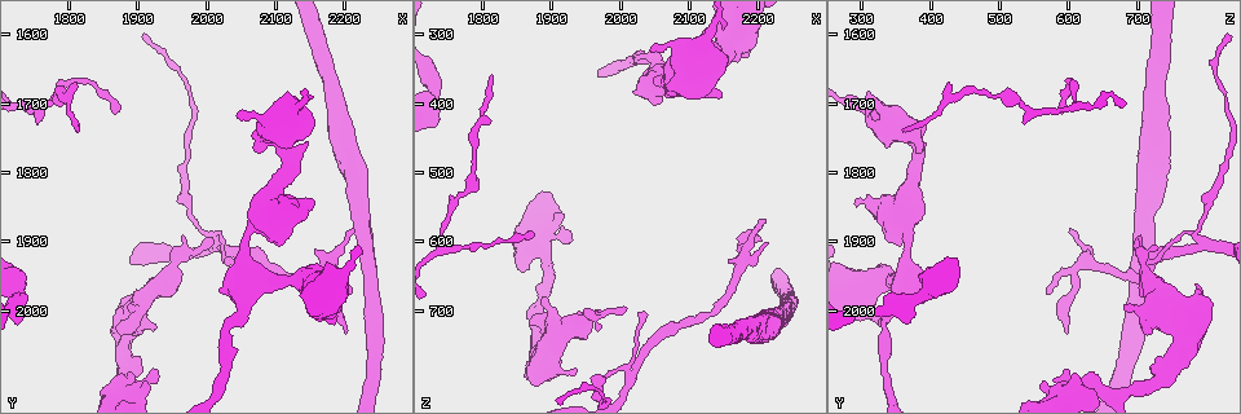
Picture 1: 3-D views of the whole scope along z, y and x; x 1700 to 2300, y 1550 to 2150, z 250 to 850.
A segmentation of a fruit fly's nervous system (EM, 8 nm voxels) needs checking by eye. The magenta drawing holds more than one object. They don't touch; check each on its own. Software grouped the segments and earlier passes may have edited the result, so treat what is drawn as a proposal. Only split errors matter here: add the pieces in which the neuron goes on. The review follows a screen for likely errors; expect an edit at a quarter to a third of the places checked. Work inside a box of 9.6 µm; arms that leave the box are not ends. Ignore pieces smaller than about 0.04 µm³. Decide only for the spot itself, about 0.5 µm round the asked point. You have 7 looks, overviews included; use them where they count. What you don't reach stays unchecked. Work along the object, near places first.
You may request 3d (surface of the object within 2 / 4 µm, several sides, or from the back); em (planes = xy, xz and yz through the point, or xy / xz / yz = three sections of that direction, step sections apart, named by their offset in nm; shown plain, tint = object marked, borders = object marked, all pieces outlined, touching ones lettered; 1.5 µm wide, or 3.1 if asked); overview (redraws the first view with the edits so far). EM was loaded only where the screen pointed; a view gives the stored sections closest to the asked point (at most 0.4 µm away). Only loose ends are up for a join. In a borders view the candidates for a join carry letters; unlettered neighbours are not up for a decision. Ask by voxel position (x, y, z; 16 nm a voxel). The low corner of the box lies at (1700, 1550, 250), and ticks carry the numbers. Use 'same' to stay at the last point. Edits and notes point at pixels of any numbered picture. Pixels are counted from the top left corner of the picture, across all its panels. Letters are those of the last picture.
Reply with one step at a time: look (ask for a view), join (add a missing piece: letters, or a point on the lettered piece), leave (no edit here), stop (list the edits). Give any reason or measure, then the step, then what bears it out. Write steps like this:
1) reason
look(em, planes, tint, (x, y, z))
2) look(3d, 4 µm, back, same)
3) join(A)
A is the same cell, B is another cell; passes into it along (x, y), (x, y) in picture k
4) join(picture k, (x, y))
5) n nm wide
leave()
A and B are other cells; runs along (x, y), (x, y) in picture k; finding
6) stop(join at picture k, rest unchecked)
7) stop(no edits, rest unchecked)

branch stops here
look(em, yz, step 8, borders, (1870, 1710, 600))

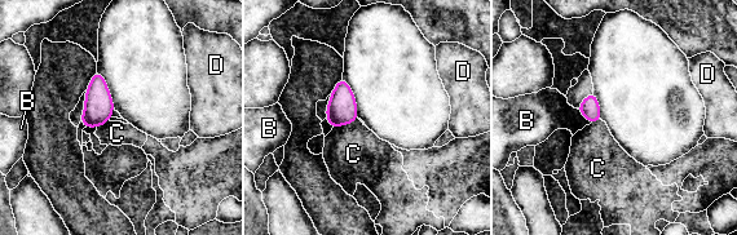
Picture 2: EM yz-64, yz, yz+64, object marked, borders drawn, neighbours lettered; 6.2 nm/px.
leave()
B, C and D are other cells; border along (357, 118), (348, 124), (332, 128) in picture 2; none of them fits

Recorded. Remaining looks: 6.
free end
look(3d, 2 µm, (2010, 1900, 695))

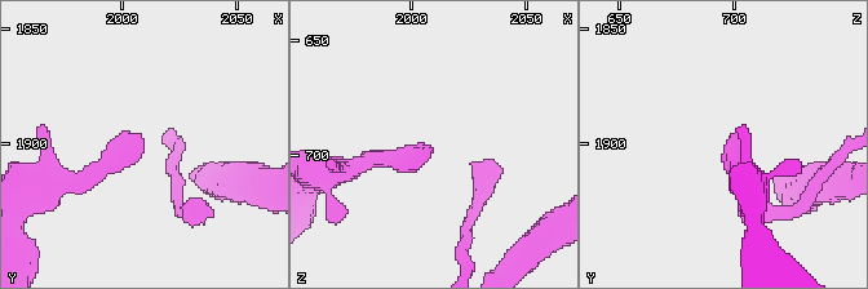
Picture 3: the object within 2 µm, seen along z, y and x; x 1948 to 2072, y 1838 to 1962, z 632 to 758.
look(em, yz, step 4, borders, (2008, 1896, 698))

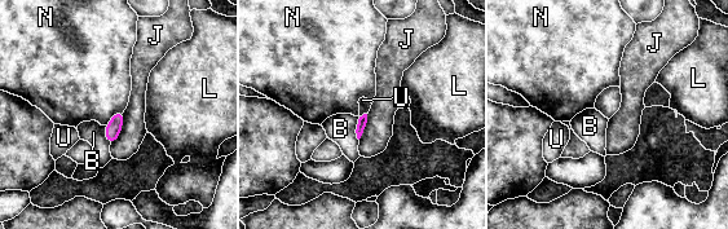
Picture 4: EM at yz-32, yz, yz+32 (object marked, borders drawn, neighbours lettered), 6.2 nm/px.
look(em, planes, borders, same)

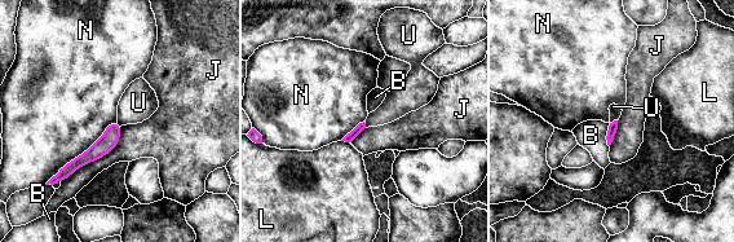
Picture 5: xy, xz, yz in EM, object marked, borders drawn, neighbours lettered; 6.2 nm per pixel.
leave()
B, J, L, N and U are other cells; no lettered piece goes on from it

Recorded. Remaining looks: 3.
an open end
look(em, xz, step 8, borders, (2145, 1755, 385))

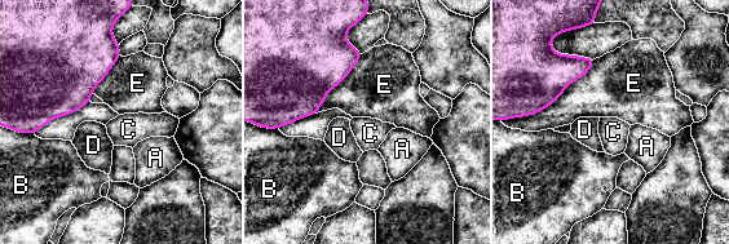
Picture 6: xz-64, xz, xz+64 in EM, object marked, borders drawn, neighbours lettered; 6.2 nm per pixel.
look(em, planes, borders, same)

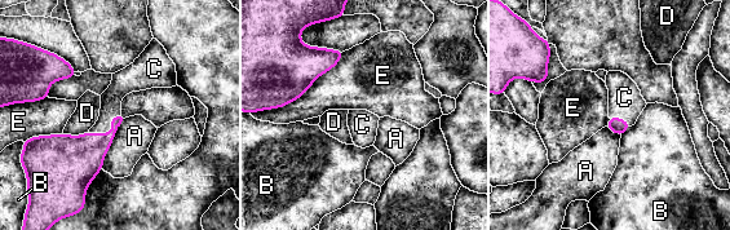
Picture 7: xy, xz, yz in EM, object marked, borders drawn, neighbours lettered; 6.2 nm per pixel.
join(C)
C is the same cell, A, B, D and E are other cells; passes into it along (80, 158), (110, 131), (111, 98) in picture 7; it goes on there

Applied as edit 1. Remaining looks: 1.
stop(join at picture 7, rest unchecked)

